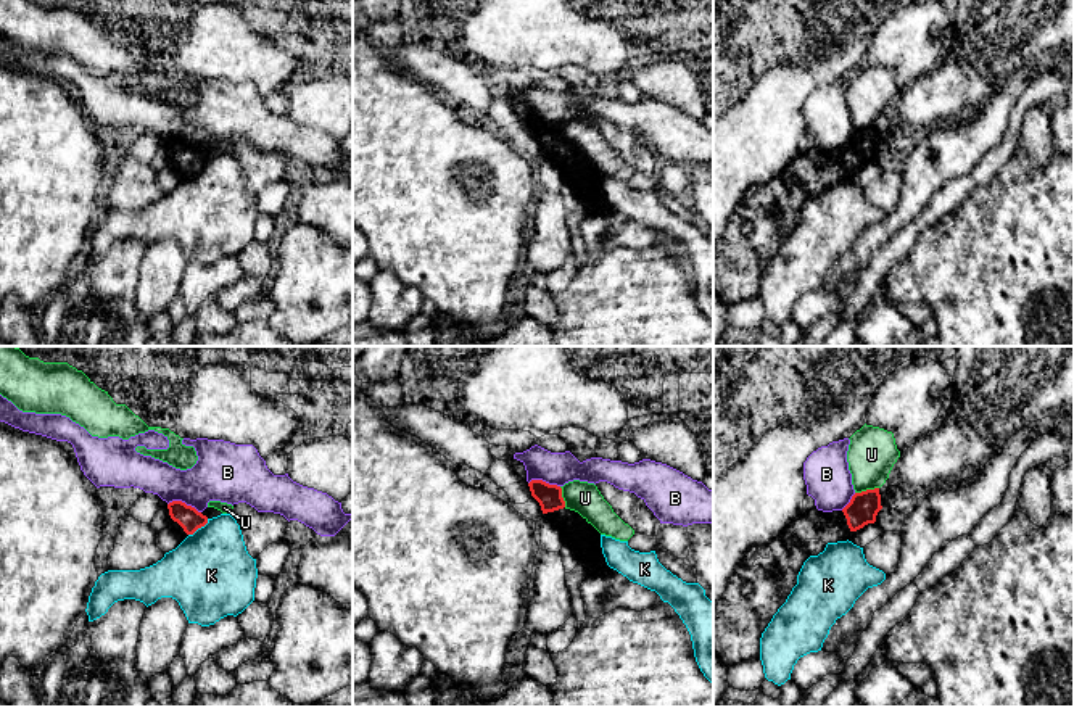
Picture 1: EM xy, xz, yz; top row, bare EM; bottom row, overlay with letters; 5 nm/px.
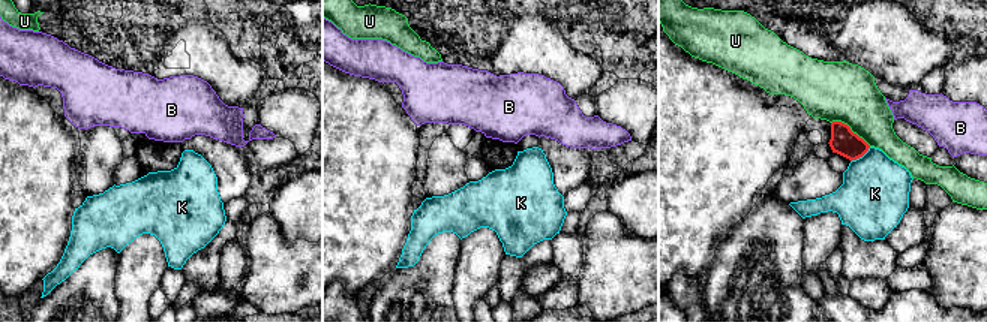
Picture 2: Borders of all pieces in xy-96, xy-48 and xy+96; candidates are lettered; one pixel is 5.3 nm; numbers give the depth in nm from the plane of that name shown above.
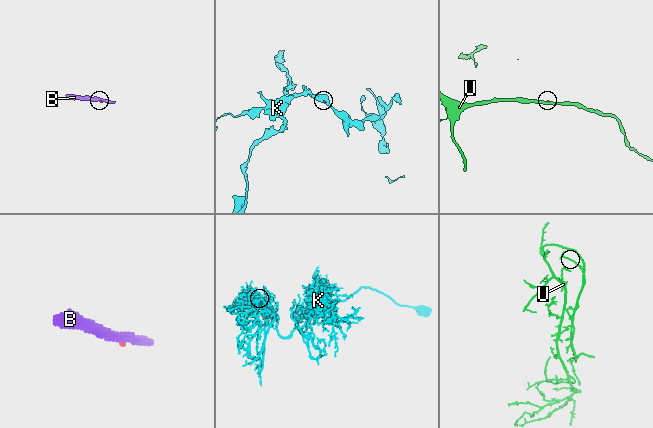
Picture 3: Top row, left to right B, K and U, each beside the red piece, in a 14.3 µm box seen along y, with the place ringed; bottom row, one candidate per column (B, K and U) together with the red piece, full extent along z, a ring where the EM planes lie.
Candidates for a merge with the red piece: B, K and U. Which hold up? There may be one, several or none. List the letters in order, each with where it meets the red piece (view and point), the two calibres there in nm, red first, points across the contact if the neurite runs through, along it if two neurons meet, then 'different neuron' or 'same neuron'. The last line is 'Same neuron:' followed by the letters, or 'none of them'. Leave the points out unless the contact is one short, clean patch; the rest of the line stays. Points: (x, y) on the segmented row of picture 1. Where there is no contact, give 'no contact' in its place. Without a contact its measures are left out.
B: meets red in xy at (184, 503); 110 nm thick on the red side, 280 nm on the other; border along xy (168, 503), (184, 501), (200, 512); different neuron
K: meets red in xy at (198, 527); 110 nm thick on the red side, 440 nm on the other; border along xy (208, 519), (189, 535); different neuron
U: meets red in yz at (867, 490); 150 nm thick on the red side, 240 nm on the other; border along yz (878, 487), (855, 493); different neuron
Same neuron: none of them

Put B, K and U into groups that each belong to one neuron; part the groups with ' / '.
B / K / U

